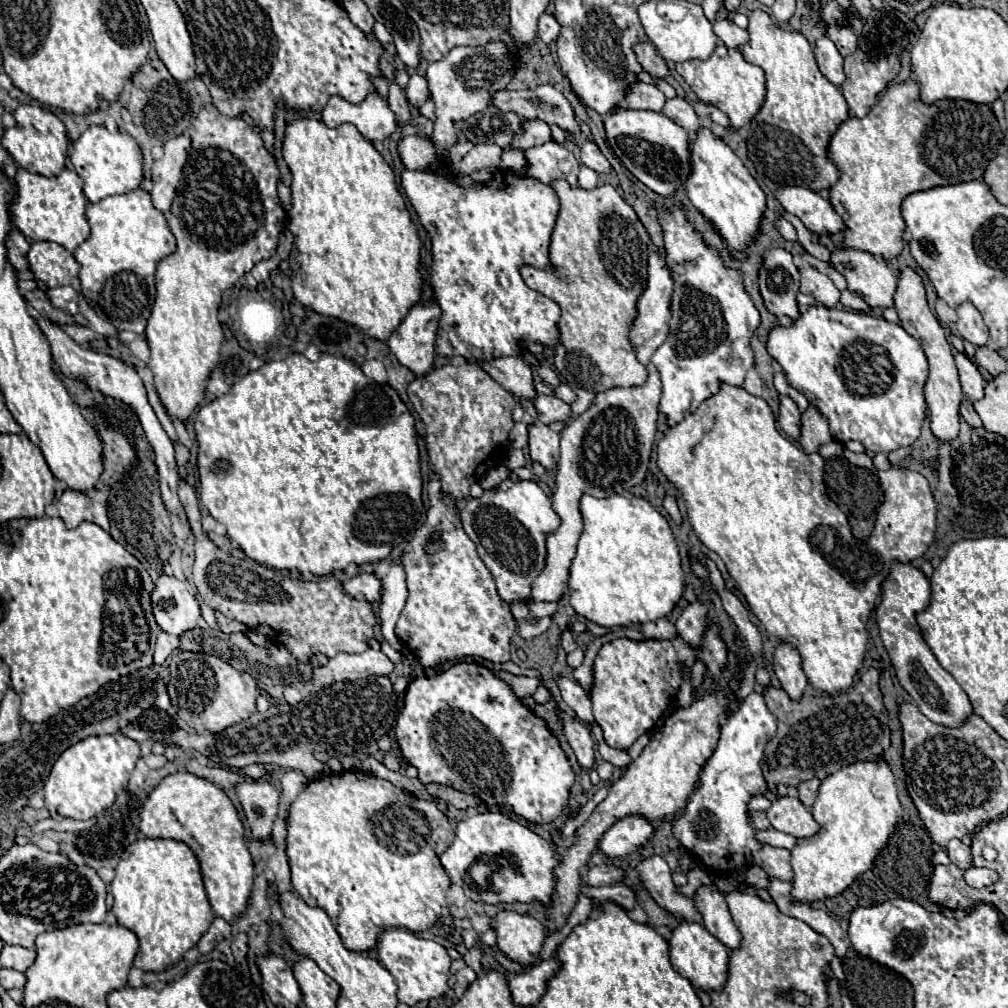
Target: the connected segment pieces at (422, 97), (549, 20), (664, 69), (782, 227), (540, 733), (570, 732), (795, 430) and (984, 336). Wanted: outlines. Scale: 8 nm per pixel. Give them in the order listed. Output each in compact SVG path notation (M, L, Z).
M413 74L409 78L409 84L405 88L405 94L409 98L409 104L413 104L415 108L421 108L425 104L425 100L429 98L429 90L427 90L427 80L425 76Z
M543 14L543 16L539 18L537 34L539 34L539 38L541 38L545 44L551 44L551 42L559 36L559 30L561 30L561 26L557 24L557 20L555 20L551 14Z
M637 44L635 54L637 54L637 60L641 62L643 70L649 72L653 78L667 78L669 76L669 66L661 58L661 54L657 52L657 48L653 44Z
M781 217L777 219L776 226L783 238L792 242L798 241L796 230L790 222Z
M457 662L431 678L415 678L407 688L405 706L395 724L395 736L403 758L417 768L423 784L437 782L453 786L455 790L477 796L485 804L513 810L529 822L547 824L561 816L575 782L571 764L547 722L525 706L507 682L475 662Z
M561 712L561 720L563 720L565 736L567 736L571 748L575 750L579 764L585 770L595 768L595 742L593 742L591 732L585 728L585 724L581 724L577 718L567 716L565 712Z
M781 396L779 420L777 422L789 438L793 438L793 440L799 438L799 434L801 434L801 412L799 412L797 404L787 396Z
M965 302L957 308L957 332L961 334L963 340L971 342L973 346L981 348L987 346L989 342L989 330L985 326L985 322L981 320L981 314L977 312L977 308L973 308L973 304Z

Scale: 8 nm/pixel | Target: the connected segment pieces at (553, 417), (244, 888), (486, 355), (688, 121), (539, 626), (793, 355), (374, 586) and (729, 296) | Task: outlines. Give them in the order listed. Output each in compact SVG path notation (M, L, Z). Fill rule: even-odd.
M539 394L533 402L535 402L535 408L539 412L539 420L543 424L569 422L569 418L571 418L571 406L567 402L563 402L563 400L559 400L557 396Z
M189 772L163 778L143 804L139 832L147 838L173 838L189 844L201 862L207 896L215 914L233 922L245 912L255 878L253 858L245 846L241 816L217 784Z
M445 158L439 160L443 170L403 170L401 174L401 188L415 208L419 222L431 236L433 262L429 284L433 288L435 304L443 310L435 342L437 354L445 358L463 356L471 362L489 362L503 356L521 356L533 342L555 348L559 344L557 322L561 308L555 300L527 288L519 272L521 266L553 270L553 266L549 266L549 242L559 214L555 190L537 178L519 176L517 172L497 172L497 176L487 182L459 186L455 174L447 168Z
M673 98L665 102L663 114L671 118L675 124L685 128L689 134L697 134L701 130L701 122L693 110L693 106L685 98Z
M545 616L539 622L525 622L525 624L519 624L519 634L523 638L531 638L531 636L537 636L537 634L545 632L551 624L553 624L553 616Z
M811 306L795 320L795 326L777 326L769 334L769 354L783 366L787 380L811 404L817 404L829 418L831 436L837 442L859 440L869 452L893 452L911 446L927 416L923 386L927 382L927 360L921 344L909 336L899 324L889 324L865 312L835 310L825 306Z
M363 572L359 576L355 576L353 580L343 582L345 592L349 592L349 596L357 598L357 600L369 600L369 602L379 602L381 600L381 578L369 572Z
M661 206L659 220L663 224L667 248L665 264L671 270L675 288L669 338L655 350L651 360L663 384L657 408L659 416L665 426L675 426L685 414L695 412L703 400L713 396L719 384L743 384L747 370L753 366L749 338L759 324L759 312L743 288L741 274L721 264L717 252L703 242L701 234L695 232L679 206Z

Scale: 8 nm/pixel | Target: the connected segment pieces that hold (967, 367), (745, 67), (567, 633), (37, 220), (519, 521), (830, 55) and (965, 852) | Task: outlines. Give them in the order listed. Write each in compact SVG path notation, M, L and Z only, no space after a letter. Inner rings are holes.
M953 348L953 356L955 356L955 362L957 362L957 368L959 368L959 380L961 380L961 386L963 386L963 396L971 402L971 400L979 400L983 398L983 376L981 372L977 370L977 366L961 352L957 352Z
M717 44L709 60L679 62L675 70L685 78L685 82L691 86L697 98L701 102L719 108L729 118L733 128L741 128L749 124L765 100L765 72L759 66L745 62L743 54L737 48L727 48L725 44Z
M567 626L567 628L563 630L563 634L561 634L561 644L563 644L563 650L565 650L565 652L571 652L571 650L577 648L577 640L575 640L575 634L573 634L571 626Z
M19 168L15 174L15 190L17 198L11 204L11 216L13 224L31 240L47 240L47 242L59 242L69 252L73 252L81 242L87 240L91 228L87 224L85 208L87 198L83 194L83 180L73 170L63 170L59 176L47 178L41 174L27 172L25 168Z
M505 480L495 490L483 492L479 500L469 498L459 514L465 534L473 540L479 558L497 584L499 596L505 602L529 600L531 584L545 568L545 540L561 524L543 488L533 480Z
M827 36L817 40L817 44L815 44L815 58L817 58L819 70L823 72L823 76L829 78L835 86L841 86L843 80L845 80L843 56L839 54L835 44Z
M953 838L949 844L947 844L947 854L951 858L951 862L963 870L967 870L973 862L973 854L971 854L971 848L967 844L963 844L961 840Z

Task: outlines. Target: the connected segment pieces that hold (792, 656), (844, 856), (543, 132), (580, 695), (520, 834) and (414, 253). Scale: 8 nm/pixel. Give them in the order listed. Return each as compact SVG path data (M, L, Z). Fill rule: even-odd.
M781 642L775 650L775 660L773 660L773 672L779 678L781 688L789 694L791 700L799 700L807 688L807 676L801 668L801 658L797 650L791 644Z
M885 758L855 762L837 770L835 774L829 774L819 786L819 794L811 814L819 822L821 830L811 838L801 838L797 846L791 850L791 866L795 872L791 894L795 900L803 900L803 902L825 900L841 894L859 874L871 868L873 858L887 844L889 836L895 832L895 826L899 824L903 810L897 798L897 788L893 782L893 772L889 768L889 762Z
M525 120L525 132L521 136L517 136L517 140L513 140L513 148L533 148L533 146L541 146L545 142L551 140L551 128L547 124L541 124L541 120Z
M563 676L557 678L557 686L559 686L559 690L561 690L563 700L573 708L573 712L577 714L577 718L579 718L581 722L595 724L589 692L587 692L585 688L581 688L581 684L579 684L577 680L563 678Z
M479 812L457 824L453 844L441 854L441 864L447 870L453 884L461 886L469 900L485 904L515 904L515 902L541 902L549 904L555 890L553 870L559 858L553 846L531 832L527 826L511 820L501 812ZM475 862L485 862L491 866L491 874L485 884L477 884L469 876L469 868Z
M297 116L287 122L281 152L293 176L293 208L289 210L287 228L295 238L289 256L295 272L295 298L319 314L355 324L367 336L387 340L421 294L421 242L405 200L397 190L391 166L353 124L327 128L313 116Z

